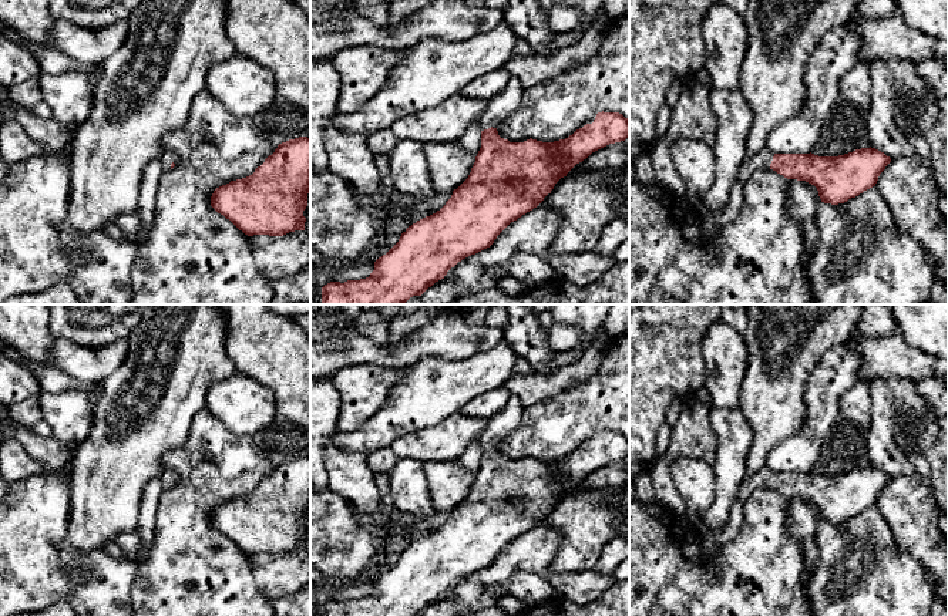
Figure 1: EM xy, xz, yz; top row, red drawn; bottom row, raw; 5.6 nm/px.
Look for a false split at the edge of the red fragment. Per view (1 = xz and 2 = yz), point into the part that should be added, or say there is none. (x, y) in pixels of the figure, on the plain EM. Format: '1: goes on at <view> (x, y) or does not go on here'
1: goes on at xz (501, 424)
2: goes on at yz (760, 480)

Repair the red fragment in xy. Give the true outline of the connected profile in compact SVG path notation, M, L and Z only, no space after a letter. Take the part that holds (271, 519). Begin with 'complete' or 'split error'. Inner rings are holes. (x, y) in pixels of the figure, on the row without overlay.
complete; M299 455L279 462L252 494L216 506L211 515L211 525L248 555L283 555L305 549L303 529L307 525L309 506L310 458Z

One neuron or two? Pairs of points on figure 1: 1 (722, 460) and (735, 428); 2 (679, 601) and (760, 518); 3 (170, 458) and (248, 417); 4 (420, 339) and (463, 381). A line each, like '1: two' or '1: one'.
1: one
2: two
3: two
4: two

